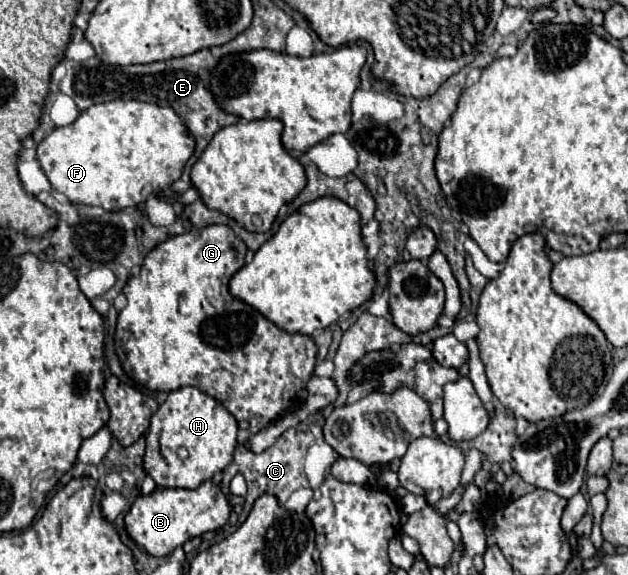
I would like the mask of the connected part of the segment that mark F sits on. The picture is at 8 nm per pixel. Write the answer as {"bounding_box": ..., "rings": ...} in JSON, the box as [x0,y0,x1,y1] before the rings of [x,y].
{"bounding_box":[37,100,195,210],"rings":[[[111,100],[95,104],[81,112],[81,116],[63,128],[55,128],[37,146],[37,160],[49,178],[51,186],[69,198],[73,204],[99,206],[105,210],[123,210],[143,204],[163,186],[181,178],[183,164],[195,150],[195,138],[187,126],[169,106],[157,106],[139,100]]]}

